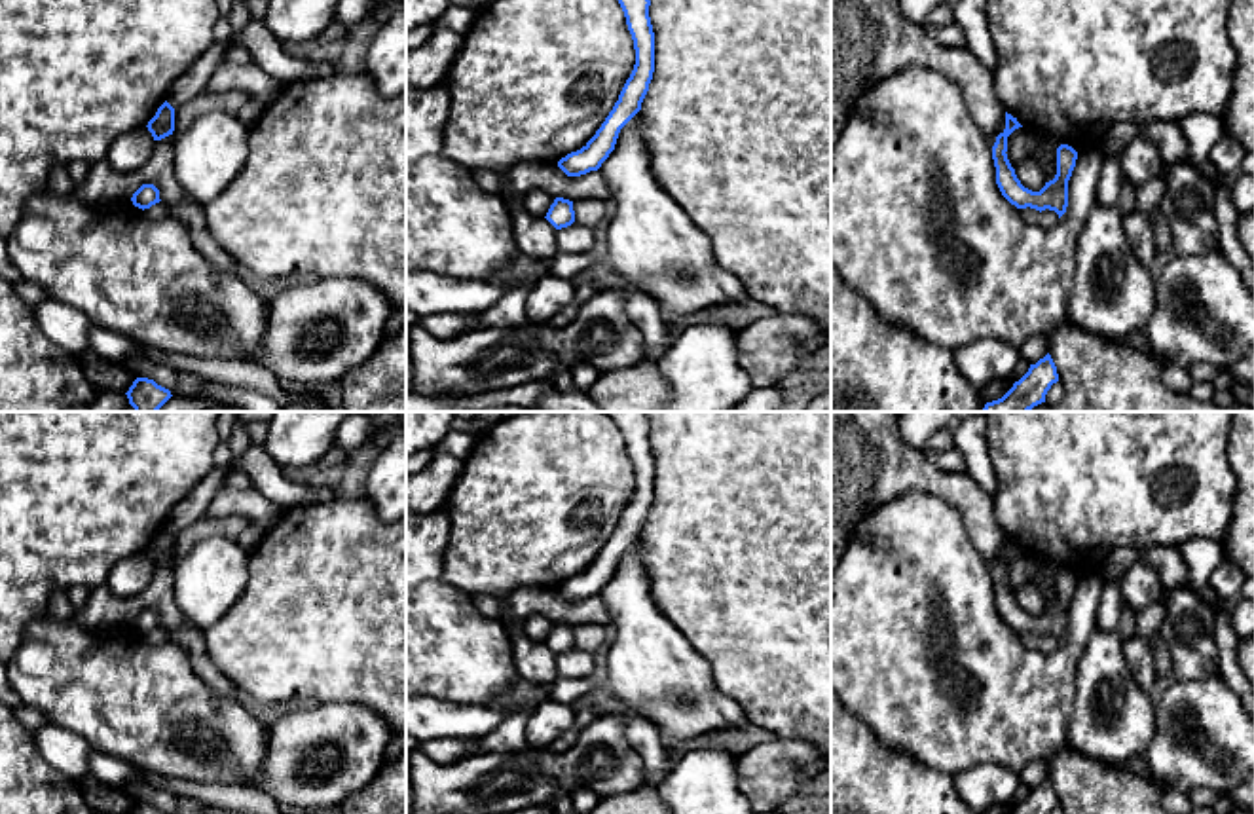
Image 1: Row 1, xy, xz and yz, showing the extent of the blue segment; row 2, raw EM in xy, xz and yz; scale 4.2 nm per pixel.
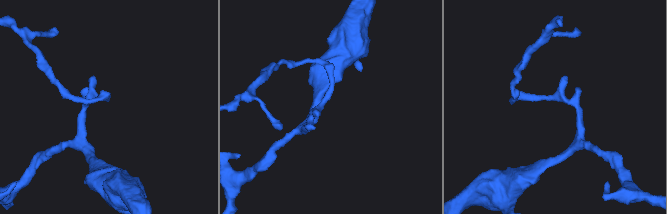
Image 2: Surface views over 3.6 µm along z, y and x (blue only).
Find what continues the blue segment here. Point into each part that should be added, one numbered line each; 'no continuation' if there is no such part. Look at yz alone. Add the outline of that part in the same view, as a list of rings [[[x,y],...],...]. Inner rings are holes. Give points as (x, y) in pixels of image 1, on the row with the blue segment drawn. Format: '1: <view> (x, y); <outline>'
1: yz (1029, 171); [[[1034,159],[1021,161],[1015,167],[1015,175],[1021,180],[1021,184],[1032,192],[1040,192],[1047,182],[1047,176],[1045,176],[1042,165]]]

